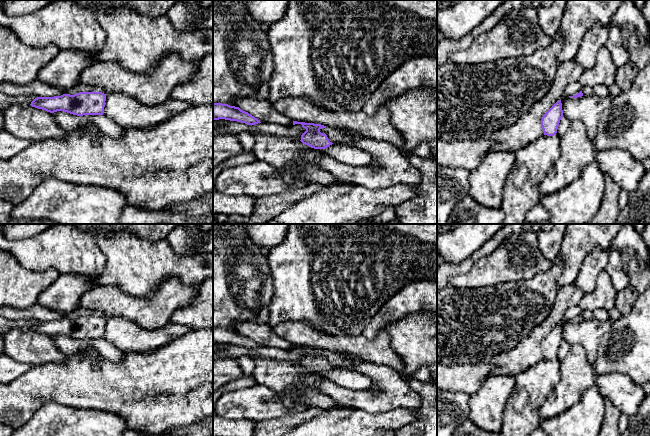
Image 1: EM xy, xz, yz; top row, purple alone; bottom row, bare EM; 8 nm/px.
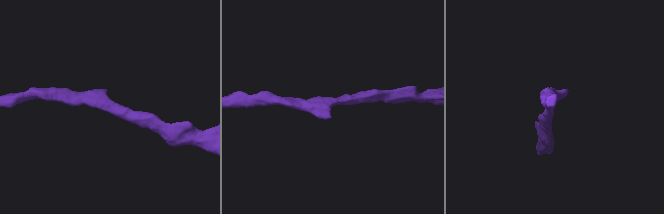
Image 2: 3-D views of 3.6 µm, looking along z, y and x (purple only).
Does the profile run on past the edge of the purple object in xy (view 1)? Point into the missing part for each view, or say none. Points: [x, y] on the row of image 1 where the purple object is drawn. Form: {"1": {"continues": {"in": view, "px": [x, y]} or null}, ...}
{"1": {"continues": null}}

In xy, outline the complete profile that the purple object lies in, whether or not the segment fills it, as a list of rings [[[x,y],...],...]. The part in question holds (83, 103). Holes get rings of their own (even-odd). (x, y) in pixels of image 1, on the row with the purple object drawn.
[[[79,92],[54,97],[37,97],[31,106],[50,113],[64,111],[73,115],[103,115],[106,94],[102,92]]]

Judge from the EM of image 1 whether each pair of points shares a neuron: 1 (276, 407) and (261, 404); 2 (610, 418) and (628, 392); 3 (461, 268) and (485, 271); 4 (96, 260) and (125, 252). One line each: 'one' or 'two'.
1: one
2: two
3: two
4: two

